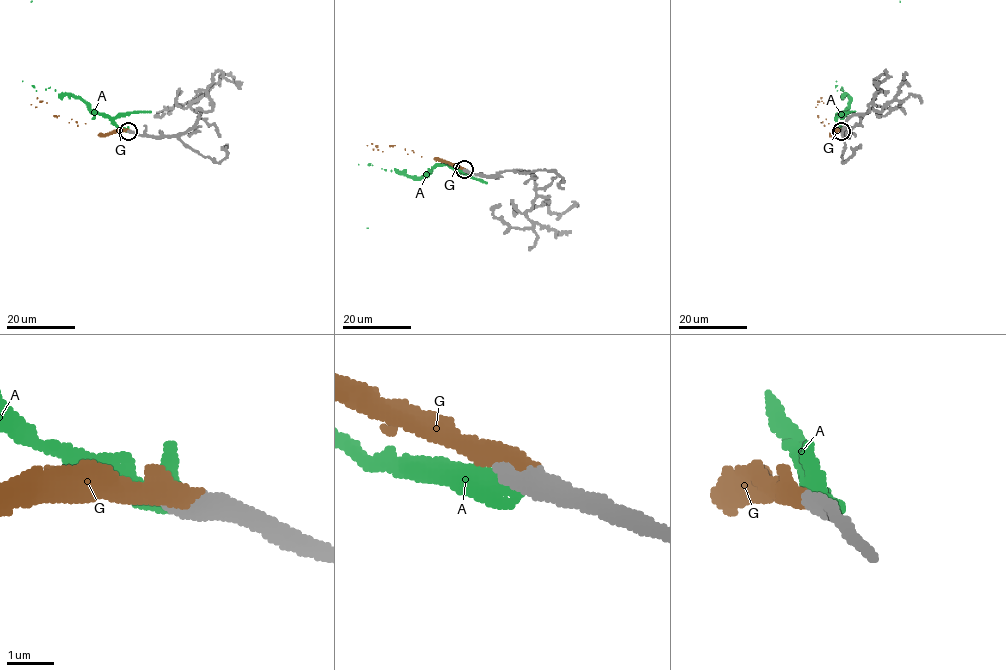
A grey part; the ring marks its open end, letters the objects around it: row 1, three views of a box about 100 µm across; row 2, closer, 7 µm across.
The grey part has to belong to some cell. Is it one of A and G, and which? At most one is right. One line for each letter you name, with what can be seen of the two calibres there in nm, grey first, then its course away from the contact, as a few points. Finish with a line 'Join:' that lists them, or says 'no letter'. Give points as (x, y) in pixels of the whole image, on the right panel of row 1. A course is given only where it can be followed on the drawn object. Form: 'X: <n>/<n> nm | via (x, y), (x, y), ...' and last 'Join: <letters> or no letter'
G: 440/480 nm
Join: G

